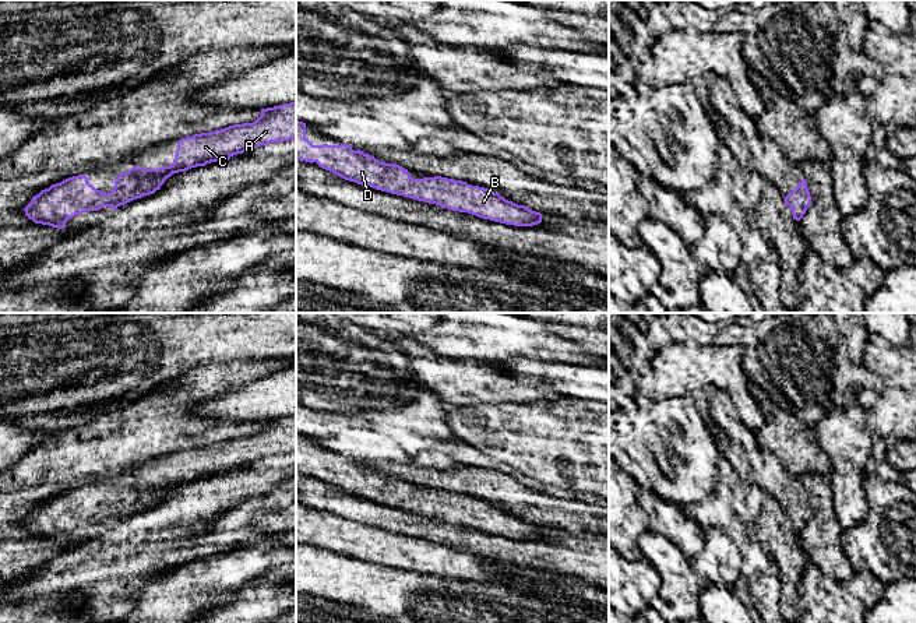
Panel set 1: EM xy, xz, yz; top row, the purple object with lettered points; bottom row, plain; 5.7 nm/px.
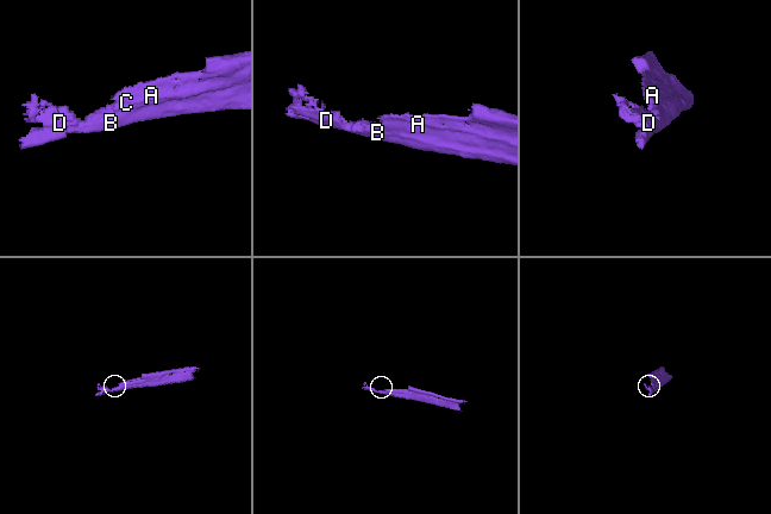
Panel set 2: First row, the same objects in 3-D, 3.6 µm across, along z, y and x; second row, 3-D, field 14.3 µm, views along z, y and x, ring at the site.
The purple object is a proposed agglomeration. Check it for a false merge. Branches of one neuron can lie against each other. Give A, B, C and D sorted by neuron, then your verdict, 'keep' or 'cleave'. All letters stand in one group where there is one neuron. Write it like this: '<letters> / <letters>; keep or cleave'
A B C D; keep

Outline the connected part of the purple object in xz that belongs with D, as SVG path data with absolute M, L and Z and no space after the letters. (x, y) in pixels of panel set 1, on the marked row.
M296 120L296 159L310 163L316 162L320 168L362 186L370 186L376 190L409 197L418 201L431 203L452 211L468 212L483 219L514 226L533 226L542 222L543 214L532 211L525 205L518 205L512 201L508 201L498 193L494 193L489 189L472 186L462 180L454 180L441 176L413 179L408 173L408 169L395 163L380 162L374 156L364 154L360 149L353 151L348 144L313 145L306 138L306 123L299 120Z

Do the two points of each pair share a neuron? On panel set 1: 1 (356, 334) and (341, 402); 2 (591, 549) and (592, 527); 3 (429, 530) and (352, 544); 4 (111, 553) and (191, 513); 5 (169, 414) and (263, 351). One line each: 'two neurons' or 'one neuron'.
1: one neuron
2: two neurons
3: two neurons
4: one neuron
5: two neurons

